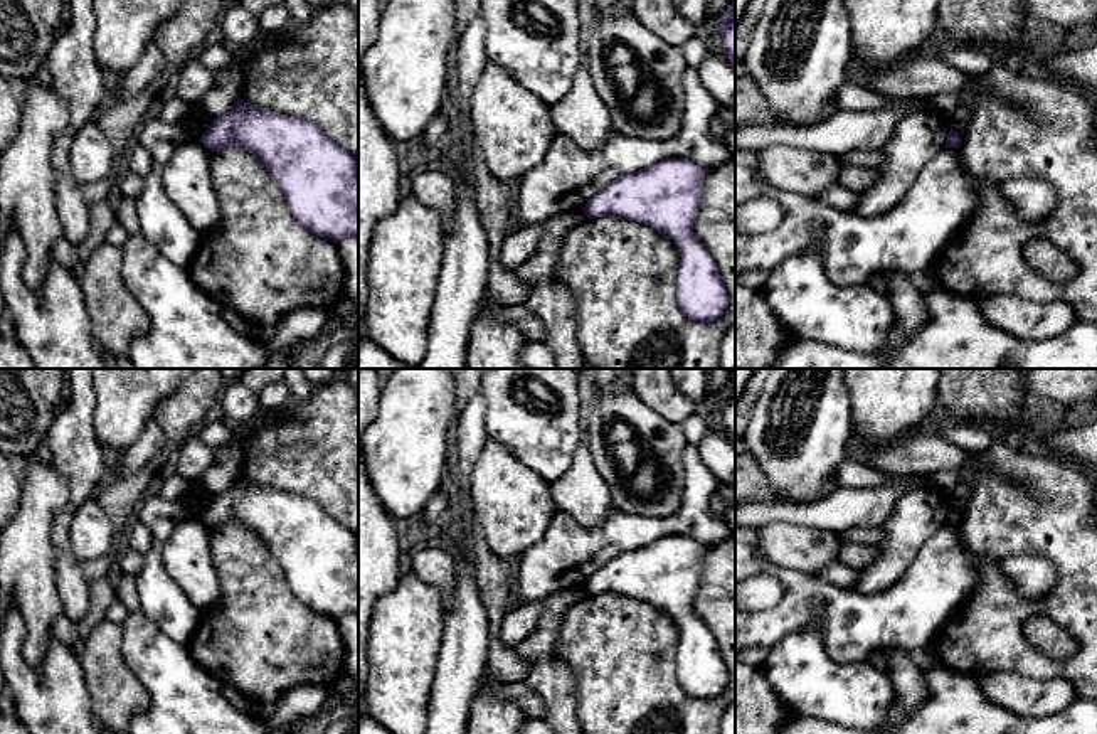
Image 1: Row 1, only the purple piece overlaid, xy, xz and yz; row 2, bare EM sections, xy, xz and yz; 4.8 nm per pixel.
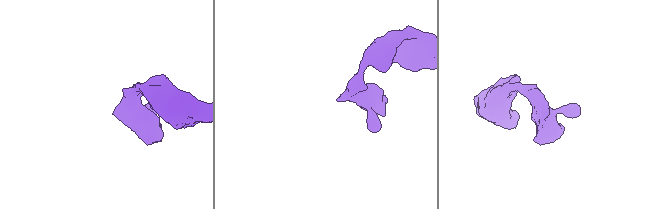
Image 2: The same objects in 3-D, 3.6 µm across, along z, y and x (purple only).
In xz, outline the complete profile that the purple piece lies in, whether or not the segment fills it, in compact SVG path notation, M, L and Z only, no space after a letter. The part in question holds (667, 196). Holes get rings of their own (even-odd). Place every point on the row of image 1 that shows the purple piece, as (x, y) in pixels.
M665 158L617 177L582 207L589 219L617 215L671 237L681 256L678 305L698 323L717 320L729 305L715 261L693 236L707 173L708 168L695 162Z

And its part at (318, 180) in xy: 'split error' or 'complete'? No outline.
complete

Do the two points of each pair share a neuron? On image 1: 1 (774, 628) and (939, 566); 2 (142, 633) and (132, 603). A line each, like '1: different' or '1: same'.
1: same
2: different

